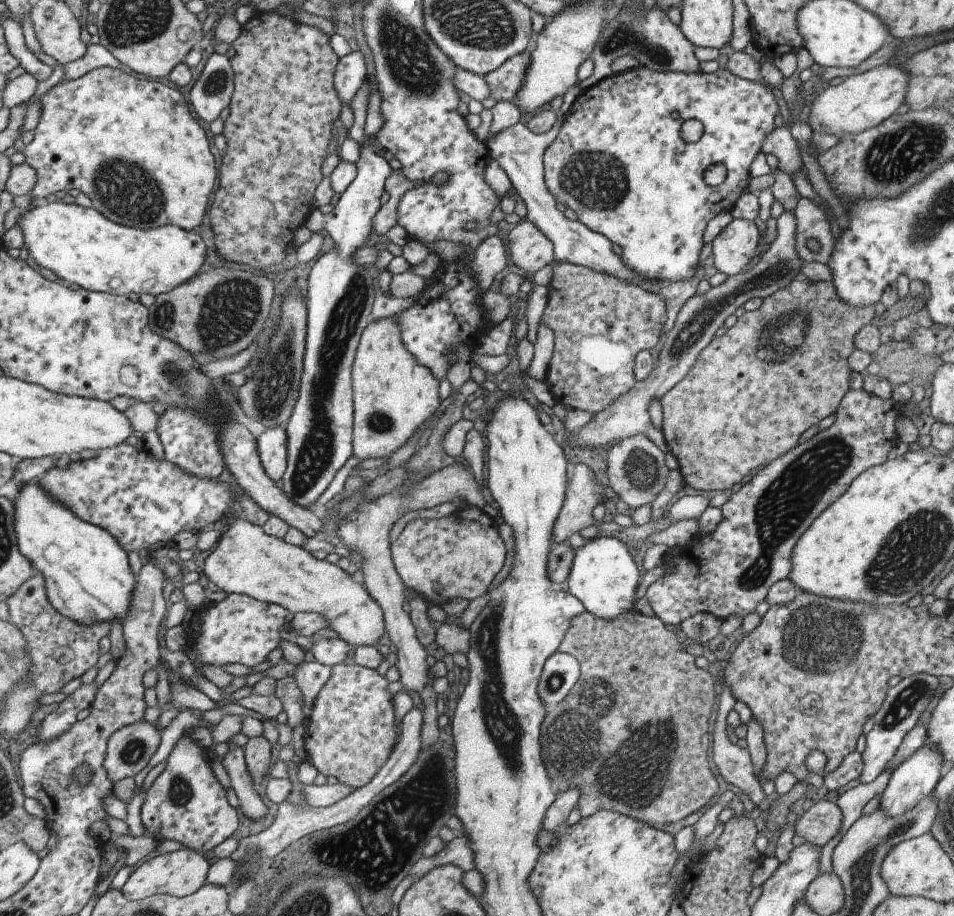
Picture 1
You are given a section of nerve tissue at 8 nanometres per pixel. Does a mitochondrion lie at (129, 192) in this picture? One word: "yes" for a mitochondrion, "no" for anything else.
yes

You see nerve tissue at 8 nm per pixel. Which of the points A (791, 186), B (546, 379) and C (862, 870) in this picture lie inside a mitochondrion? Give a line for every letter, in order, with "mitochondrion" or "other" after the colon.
A: other
B: other
C: mitochondrion

